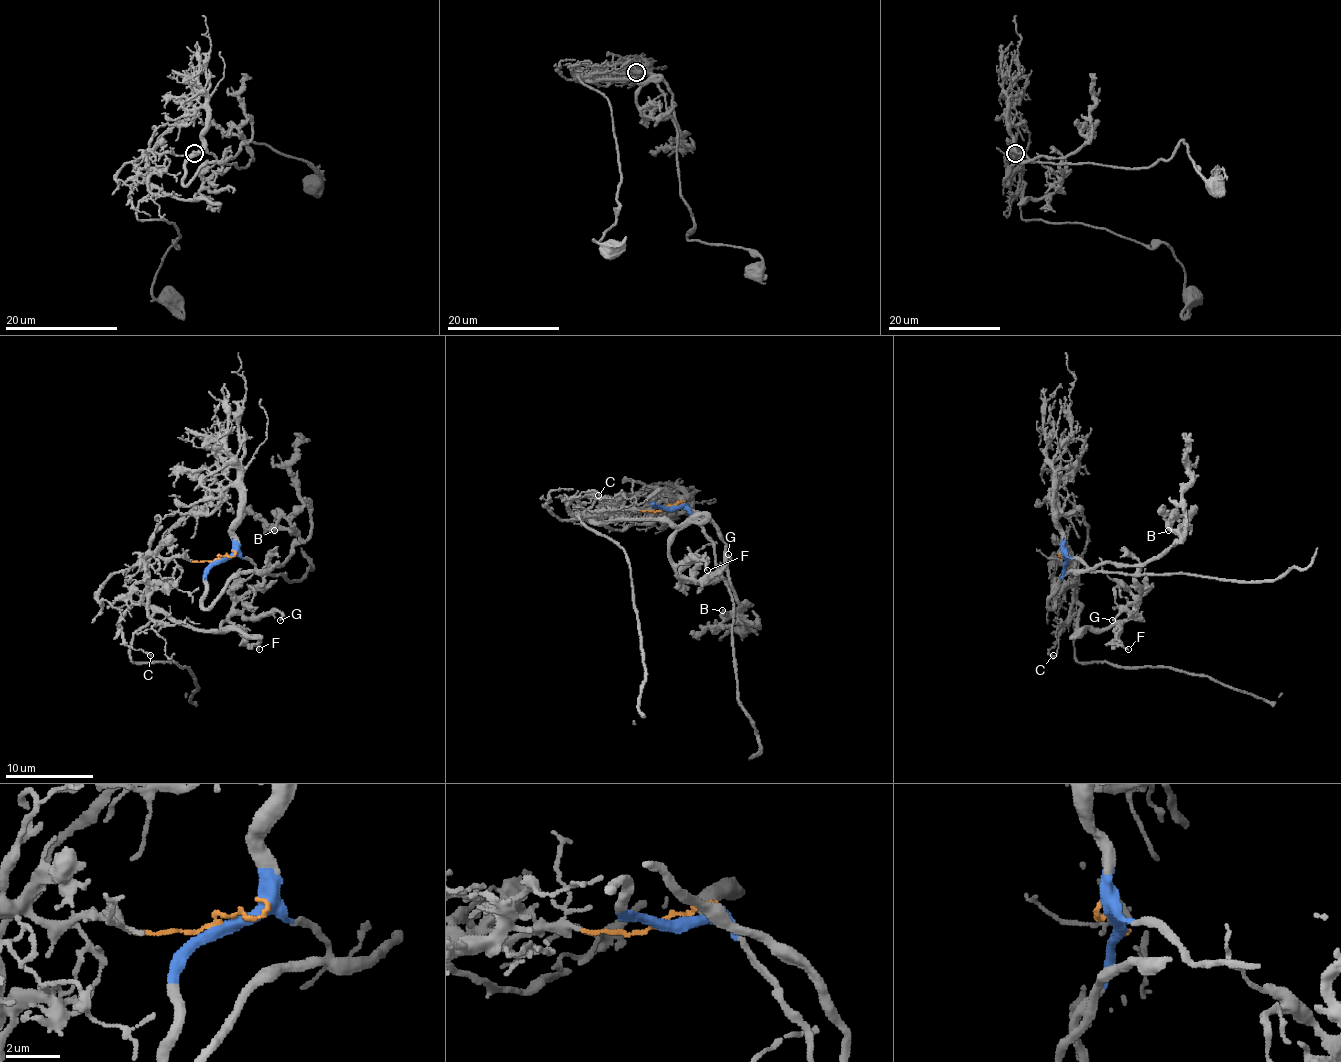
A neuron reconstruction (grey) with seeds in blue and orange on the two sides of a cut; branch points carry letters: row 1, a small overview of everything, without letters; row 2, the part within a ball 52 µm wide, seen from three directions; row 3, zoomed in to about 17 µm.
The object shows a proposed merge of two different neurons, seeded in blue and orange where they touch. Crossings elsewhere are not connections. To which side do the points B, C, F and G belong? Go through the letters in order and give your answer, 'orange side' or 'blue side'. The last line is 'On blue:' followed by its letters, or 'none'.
B: blue side
C: orange side
F: orange side
G: orange side
On blue: B

